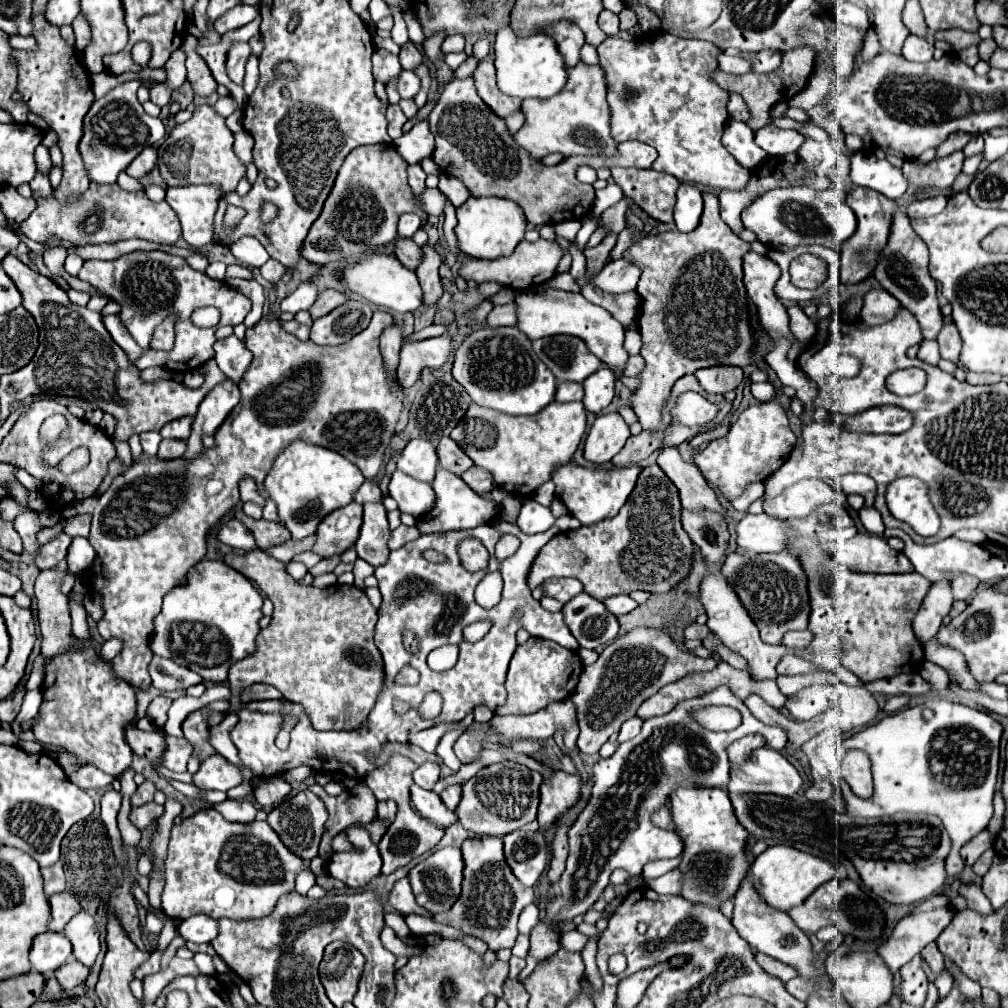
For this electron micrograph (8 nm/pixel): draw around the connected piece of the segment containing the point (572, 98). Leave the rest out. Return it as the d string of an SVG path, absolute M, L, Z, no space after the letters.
M580 61L576 67L568 67L568 81L556 97L522 101L520 111L524 113L526 121L522 129L514 135L514 141L522 149L526 149L530 157L538 161L548 153L562 153L564 157L570 157L570 155L610 155L616 151L616 141L610 135L610 109L606 103L604 71L598 65L586 65Z

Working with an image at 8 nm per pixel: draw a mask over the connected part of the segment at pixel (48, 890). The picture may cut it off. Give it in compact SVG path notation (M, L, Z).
M58 861L56 865L52 865L52 867L42 869L40 873L42 873L42 877L44 877L44 893L46 893L46 897L64 891L66 879L64 879L64 867L62 867L60 861Z

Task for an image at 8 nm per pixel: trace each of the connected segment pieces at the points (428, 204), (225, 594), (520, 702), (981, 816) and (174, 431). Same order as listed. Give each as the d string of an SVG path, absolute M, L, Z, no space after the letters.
M424 189L420 199L422 199L422 207L424 207L426 213L430 213L430 215L442 215L442 207L444 207L446 197L442 195L440 189Z
M200 561L188 573L184 585L164 595L162 611L154 617L150 647L158 657L186 665L210 683L224 683L232 663L254 653L262 595L242 573L224 561Z
M532 637L516 649L516 653L510 661L508 679L506 679L508 699L495 713L497 715L509 715L511 713L527 715L548 707L554 701L564 701L574 693L580 673L582 673L582 661L580 661L576 651L560 647L554 641Z
M926 701L902 709L844 741L844 749L862 749L870 755L874 777L872 797L856 797L844 781L838 783L838 791L852 817L882 817L894 813L928 813L940 817L952 839L946 873L954 877L964 869L960 847L984 831L992 817L1002 731L1002 723L992 715L960 703Z
M180 417L180 421L170 421L160 429L164 439L188 439L192 427L192 417Z

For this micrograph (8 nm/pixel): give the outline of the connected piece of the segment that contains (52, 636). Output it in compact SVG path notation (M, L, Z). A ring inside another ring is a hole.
M46 569L38 575L34 593L38 599L38 623L42 635L42 655L56 657L72 645L72 621L68 597L60 593L60 579L66 573Z

